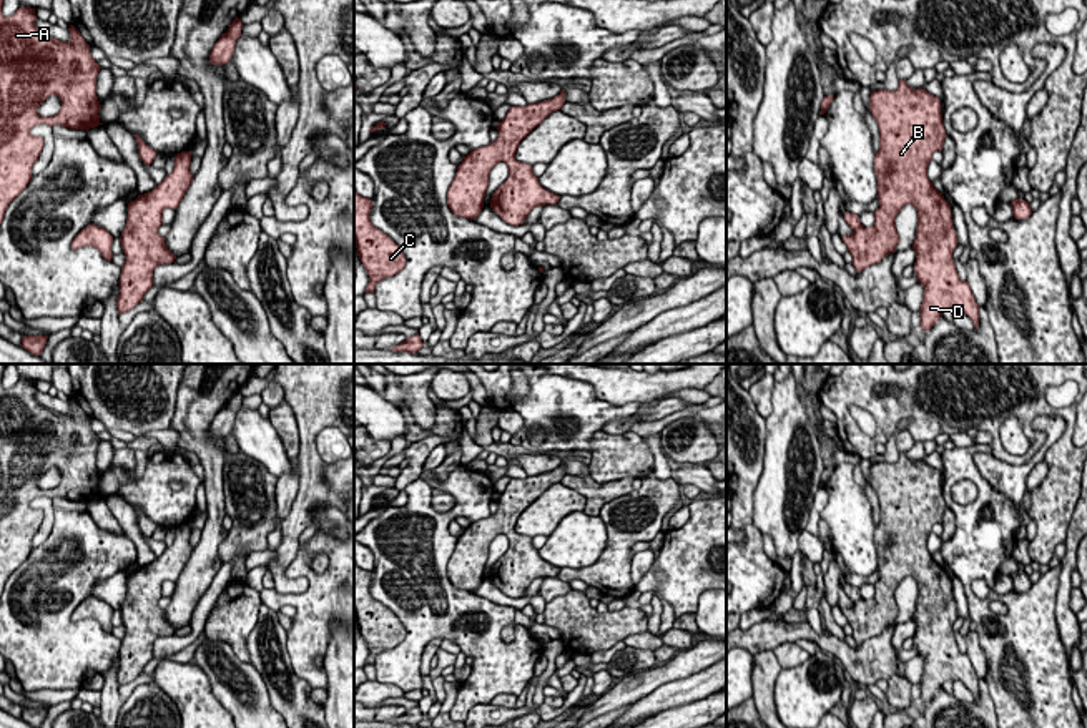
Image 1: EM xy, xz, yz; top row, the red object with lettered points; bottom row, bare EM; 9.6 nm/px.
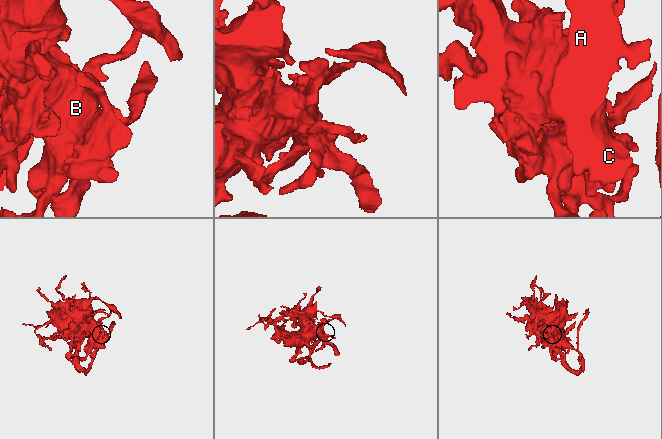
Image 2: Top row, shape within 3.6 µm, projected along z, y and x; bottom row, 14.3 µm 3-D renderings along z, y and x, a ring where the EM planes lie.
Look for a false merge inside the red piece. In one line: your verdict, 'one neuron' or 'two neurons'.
one neuron

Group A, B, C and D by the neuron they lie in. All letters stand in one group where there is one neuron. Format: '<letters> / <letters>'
A B C D

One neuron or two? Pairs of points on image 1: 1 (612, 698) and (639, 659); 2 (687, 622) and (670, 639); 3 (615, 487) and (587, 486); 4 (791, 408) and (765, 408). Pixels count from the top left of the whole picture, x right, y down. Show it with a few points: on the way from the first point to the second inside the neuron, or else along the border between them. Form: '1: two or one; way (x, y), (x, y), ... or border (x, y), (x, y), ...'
1: two; border (654, 665), (620, 678)
2: one; way (683, 625), (673, 635)
3: one; way (609, 489), (594, 489)
4: two; border (775, 381), (772, 413), (765, 418)

